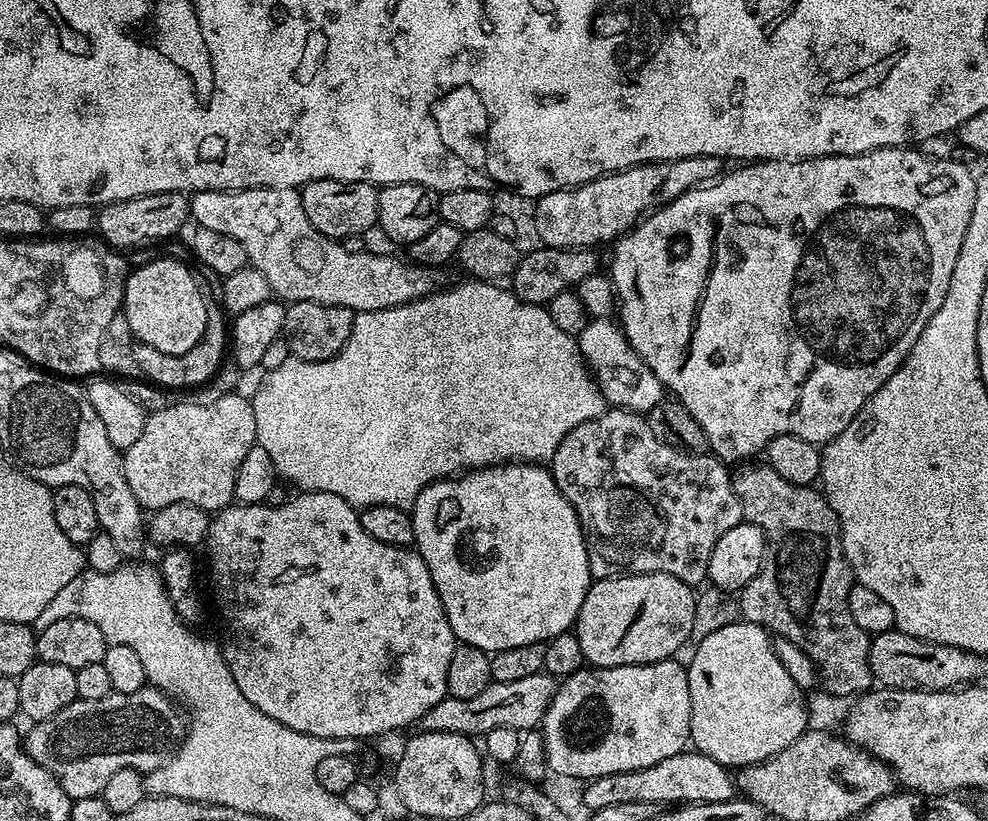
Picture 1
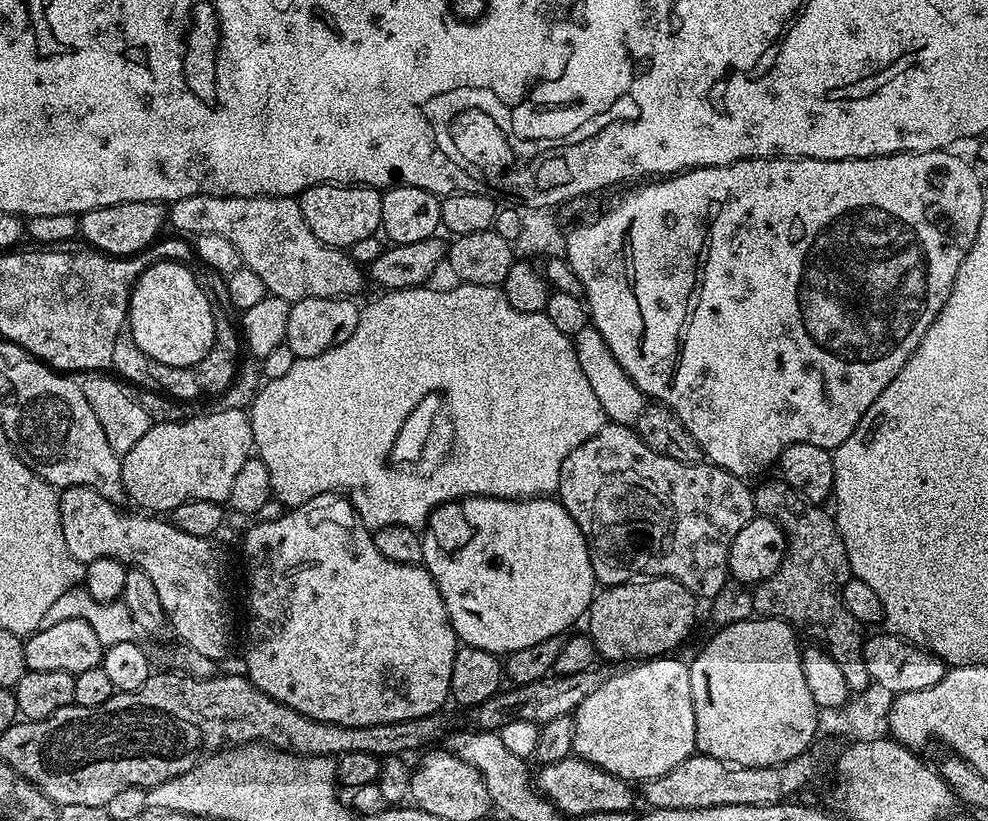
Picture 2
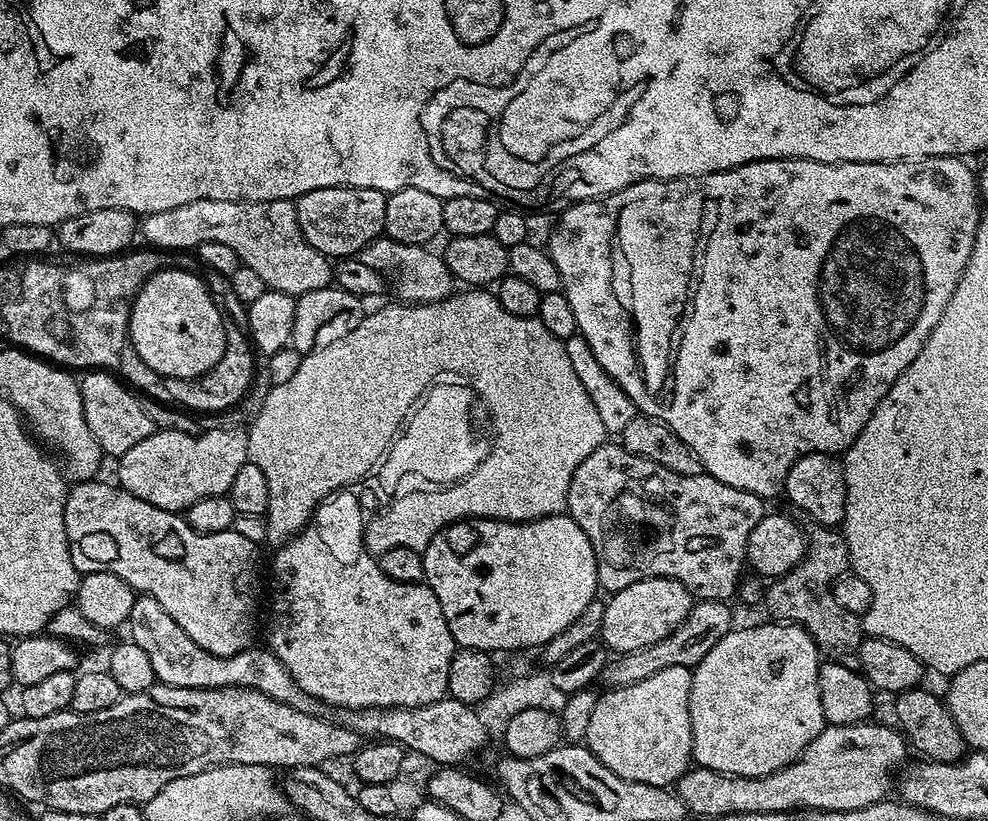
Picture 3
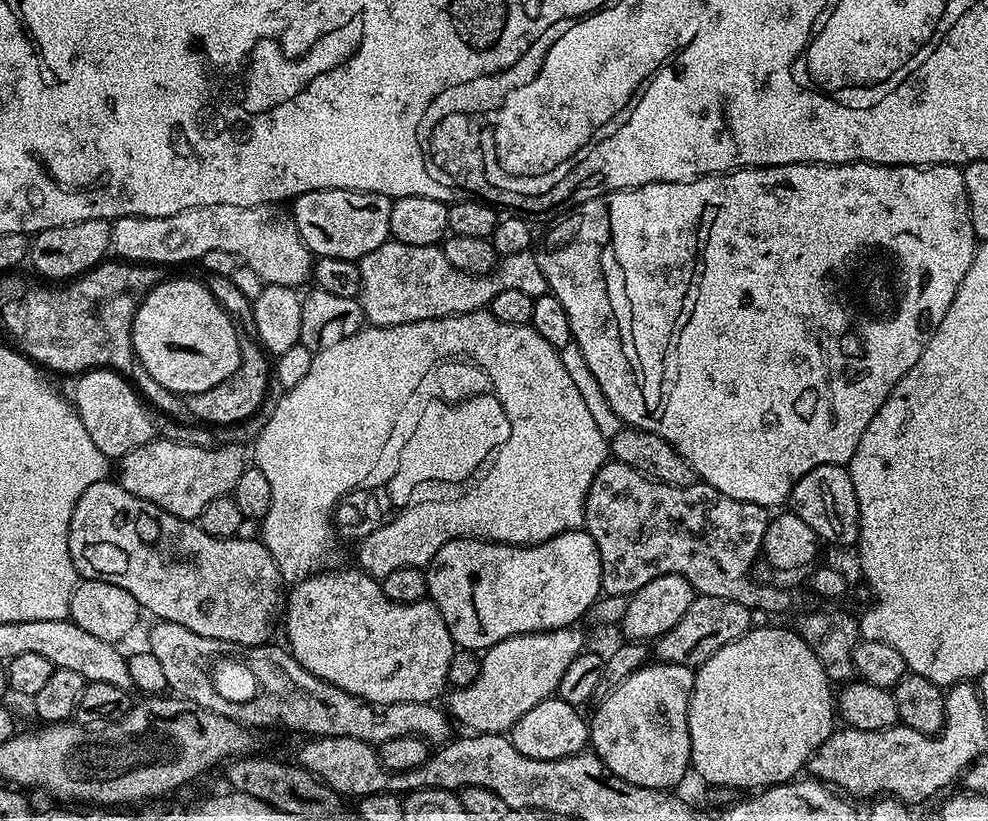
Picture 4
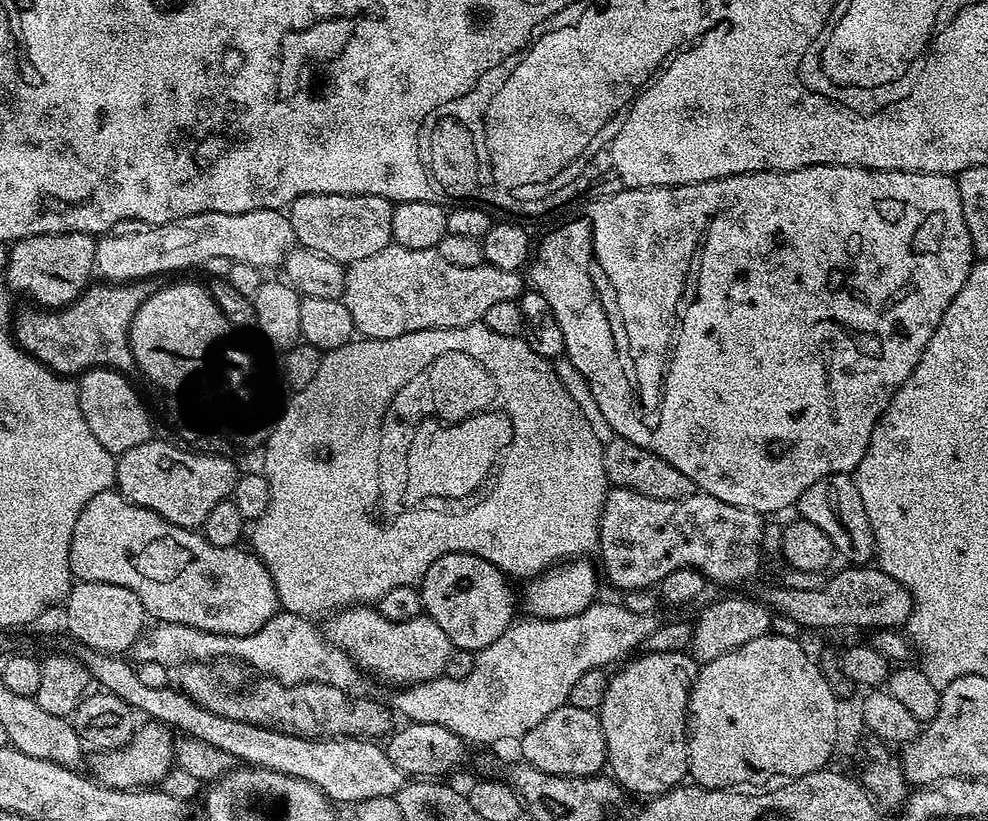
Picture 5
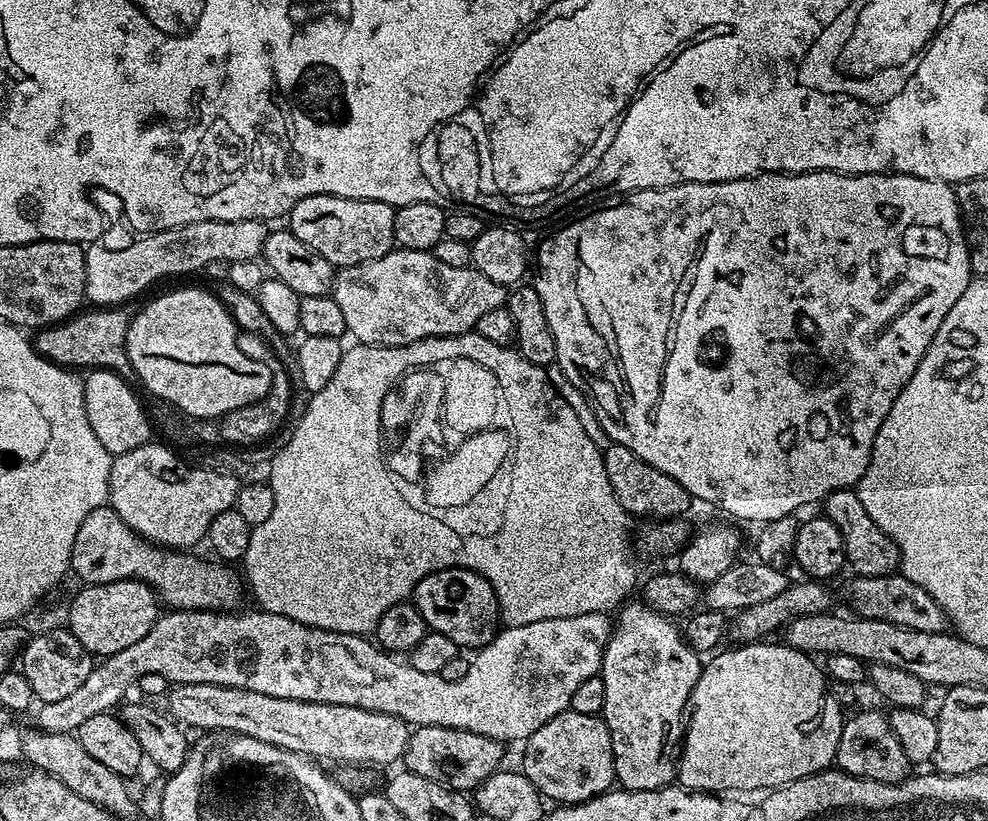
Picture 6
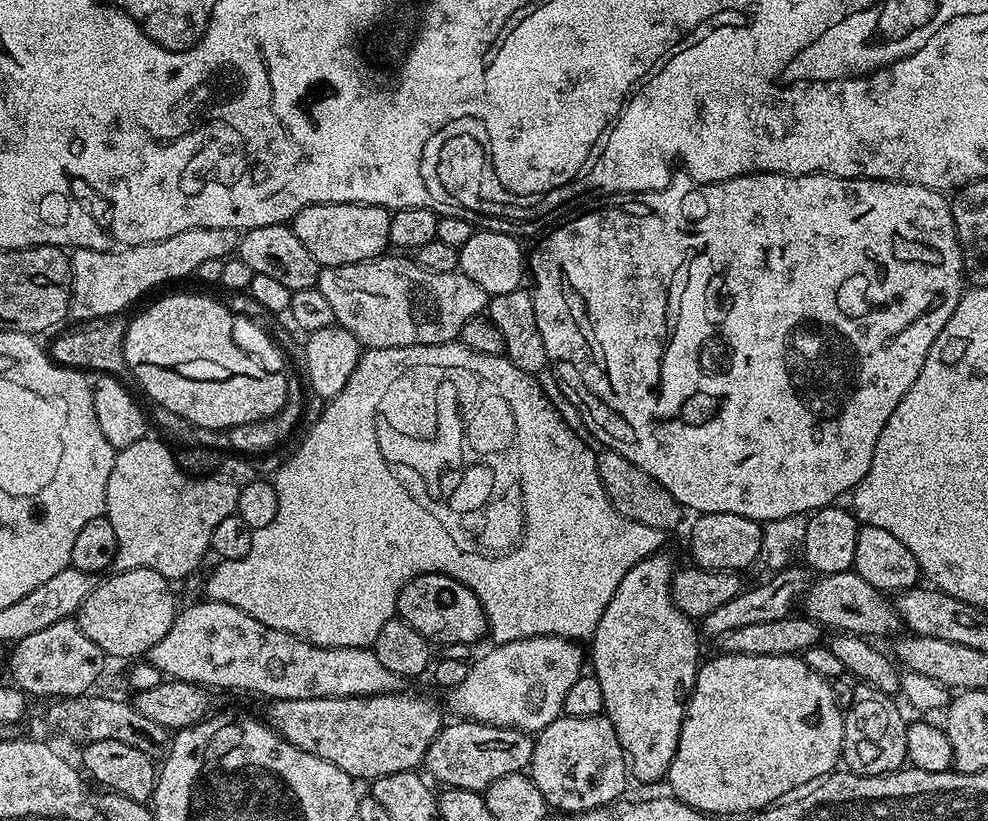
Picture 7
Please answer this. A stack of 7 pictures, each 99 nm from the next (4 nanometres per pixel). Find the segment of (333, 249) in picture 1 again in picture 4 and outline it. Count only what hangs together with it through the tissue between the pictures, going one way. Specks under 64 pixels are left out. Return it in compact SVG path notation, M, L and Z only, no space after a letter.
M274 204L258 206L198 206L187 208L178 214L170 214L162 218L149 216L123 216L110 224L110 248L117 252L119 259L133 264L151 264L153 266L169 266L168 264L184 264L187 260L203 261L210 250L226 250L234 254L237 261L248 264L254 274L264 279L265 284L277 284L287 288L299 289L300 284L309 283L314 272L312 251L302 242L298 234L298 226L294 222L291 211L287 207Z

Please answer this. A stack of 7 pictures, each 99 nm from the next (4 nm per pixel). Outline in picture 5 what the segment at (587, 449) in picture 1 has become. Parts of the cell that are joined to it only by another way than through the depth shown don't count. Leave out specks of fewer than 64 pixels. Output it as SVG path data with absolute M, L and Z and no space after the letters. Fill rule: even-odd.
M613 487L604 500L604 513L600 516L600 543L598 556L604 559L602 572L614 587L624 592L634 592L637 588L651 588L659 585L679 568L692 568L704 575L705 581L716 584L740 584L756 572L762 561L762 534L765 517L754 510L742 506L730 506L722 498L707 496L697 491L693 496L681 500L655 500L632 492L629 488ZM844 566L841 572L833 571L818 590L790 590L783 586L772 588L762 599L777 617L785 616L800 628L881 628L899 629L907 625L912 613L912 596L906 588L878 566Z

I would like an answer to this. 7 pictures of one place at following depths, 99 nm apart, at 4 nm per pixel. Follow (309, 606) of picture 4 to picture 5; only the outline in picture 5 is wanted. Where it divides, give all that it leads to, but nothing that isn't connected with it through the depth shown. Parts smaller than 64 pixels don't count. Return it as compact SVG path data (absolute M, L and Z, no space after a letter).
M353 606L335 613L328 622L326 635L332 645L342 649L365 673L373 672L374 675L381 676L386 683L396 684L395 686L421 684L443 676L446 658L450 658L454 650L446 630L442 630L442 626L438 626L438 622L434 622L426 614L409 620L391 620L383 616L375 607Z

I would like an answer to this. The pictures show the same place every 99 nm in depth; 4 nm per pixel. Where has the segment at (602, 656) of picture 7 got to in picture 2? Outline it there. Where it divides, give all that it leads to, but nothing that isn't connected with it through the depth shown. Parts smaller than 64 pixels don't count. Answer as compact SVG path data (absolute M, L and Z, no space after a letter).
M653 658L647 662L637 663L629 672L620 672L609 675L606 682L602 682L602 686L598 686L598 690L594 690L594 694L589 694L575 710L574 713L574 731L572 734L572 750L580 759L596 764L602 770L606 770L611 776L617 776L620 780L629 782L643 782L645 780L653 780L662 774L666 774L670 770L674 770L674 766L678 766L678 762L686 762L686 758L690 758L697 751L696 746L696 723L694 722L694 702L690 694L690 674L688 673L689 665L684 664L680 660L672 660L676 658Z

